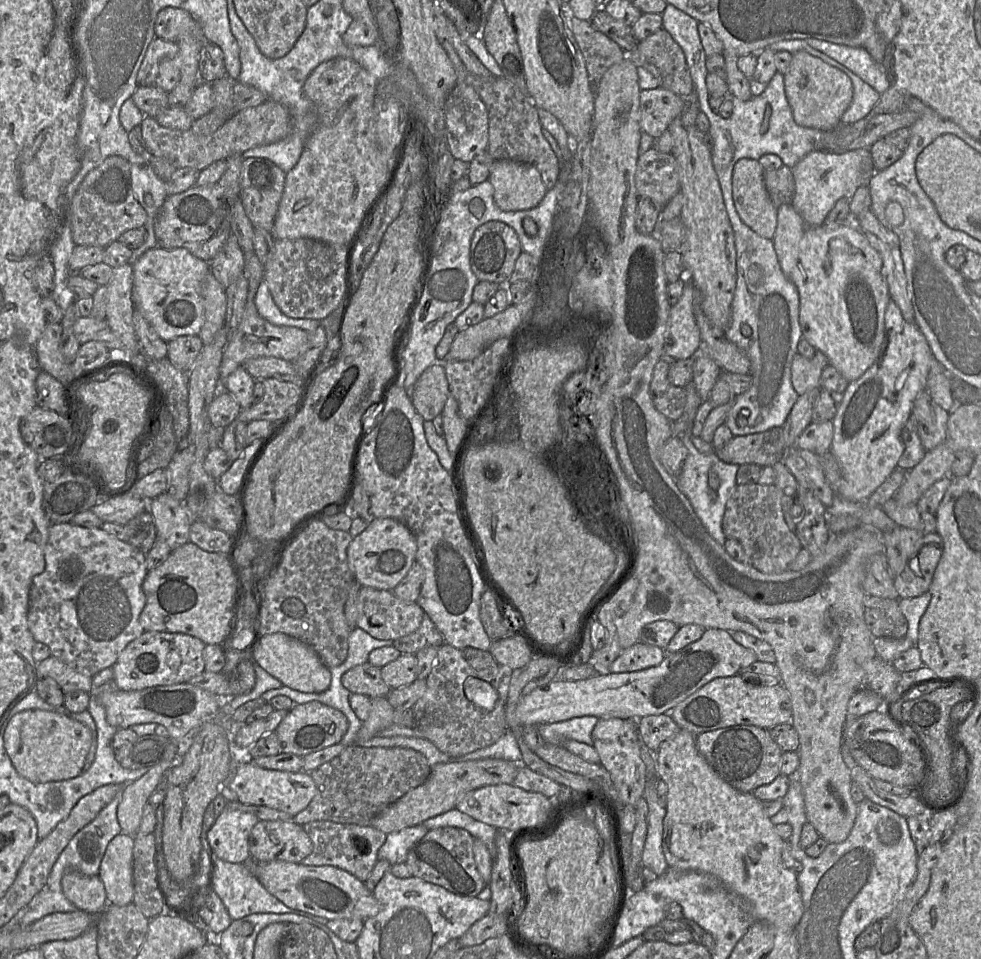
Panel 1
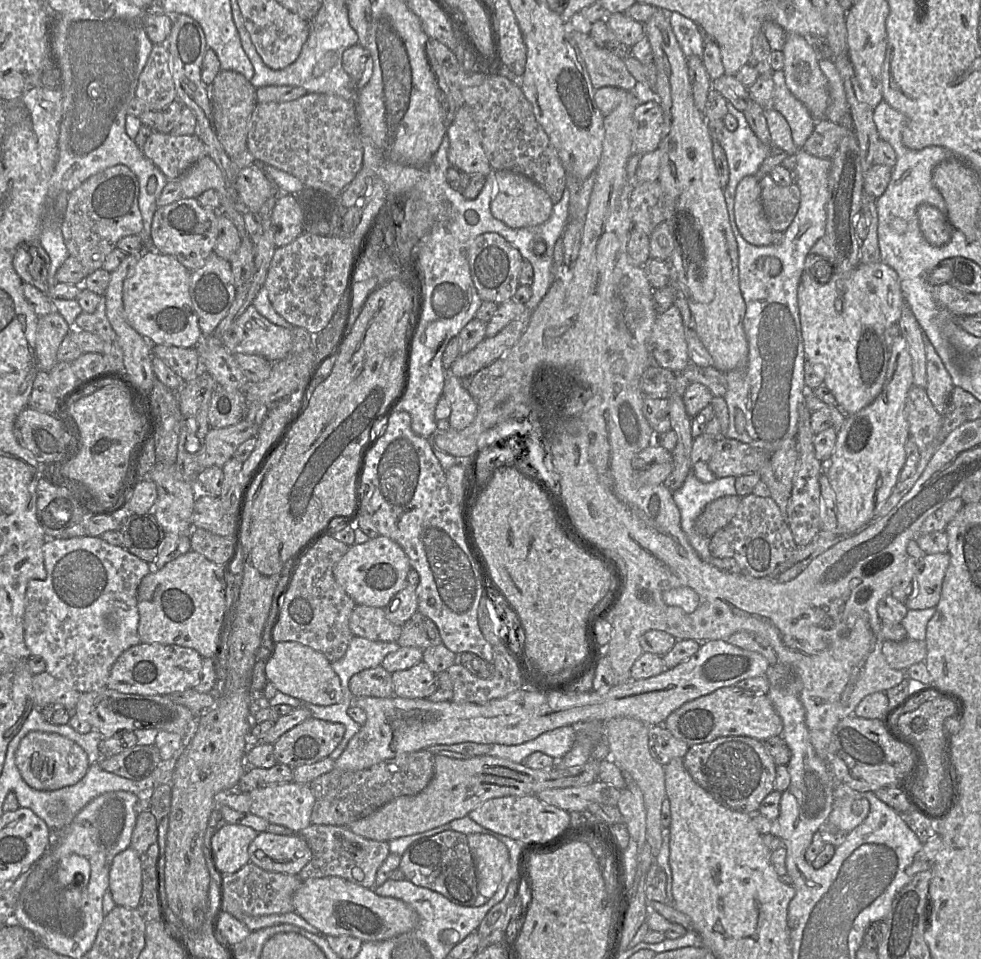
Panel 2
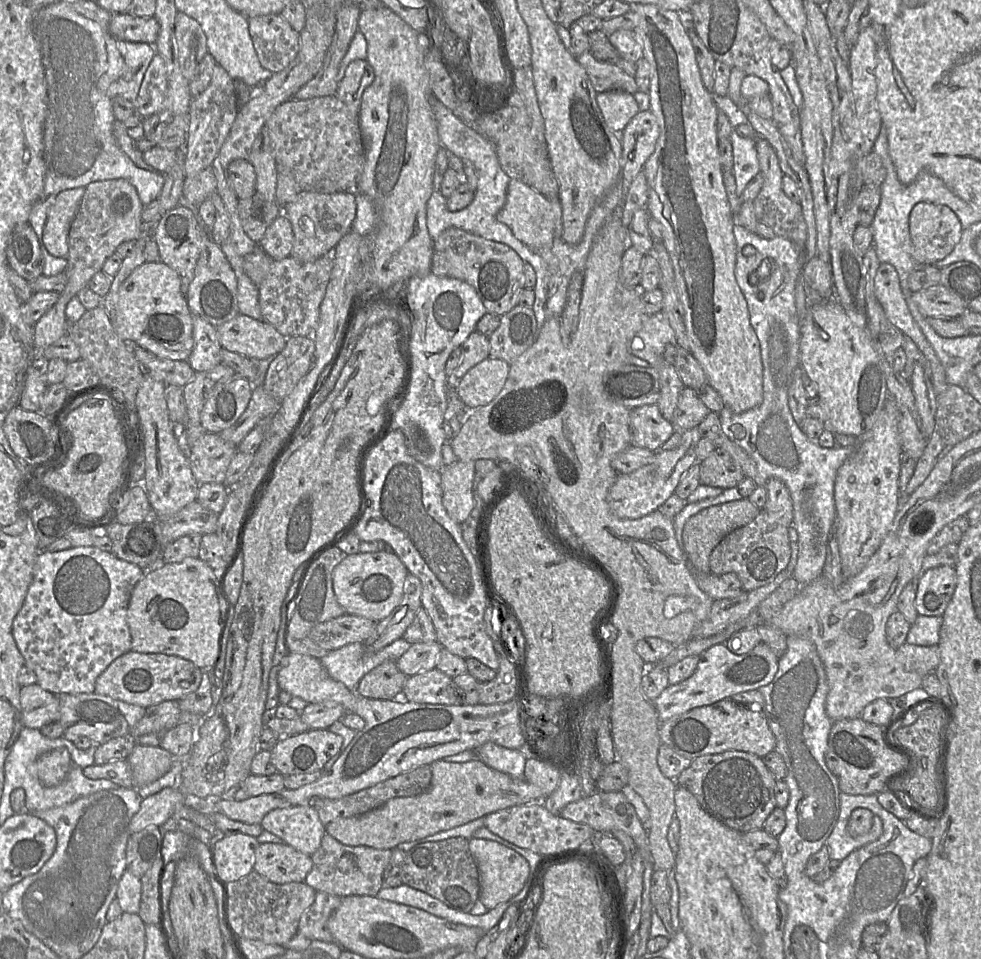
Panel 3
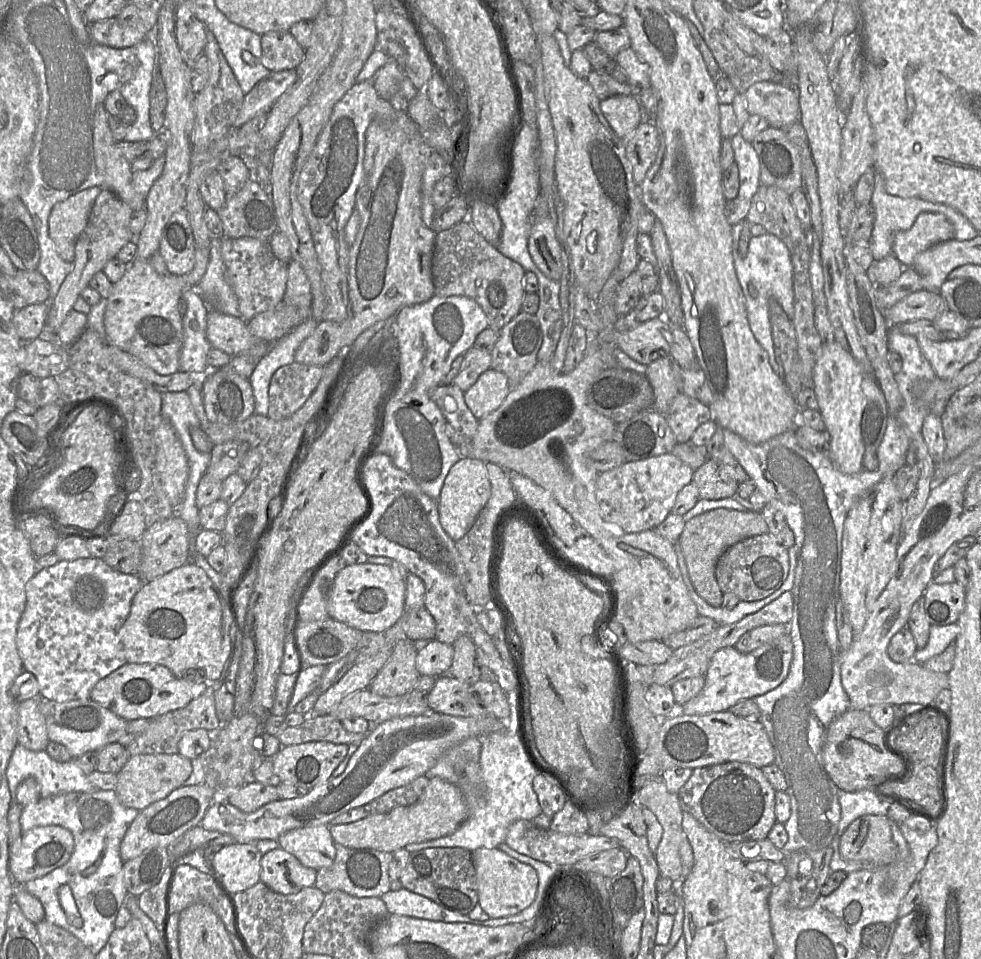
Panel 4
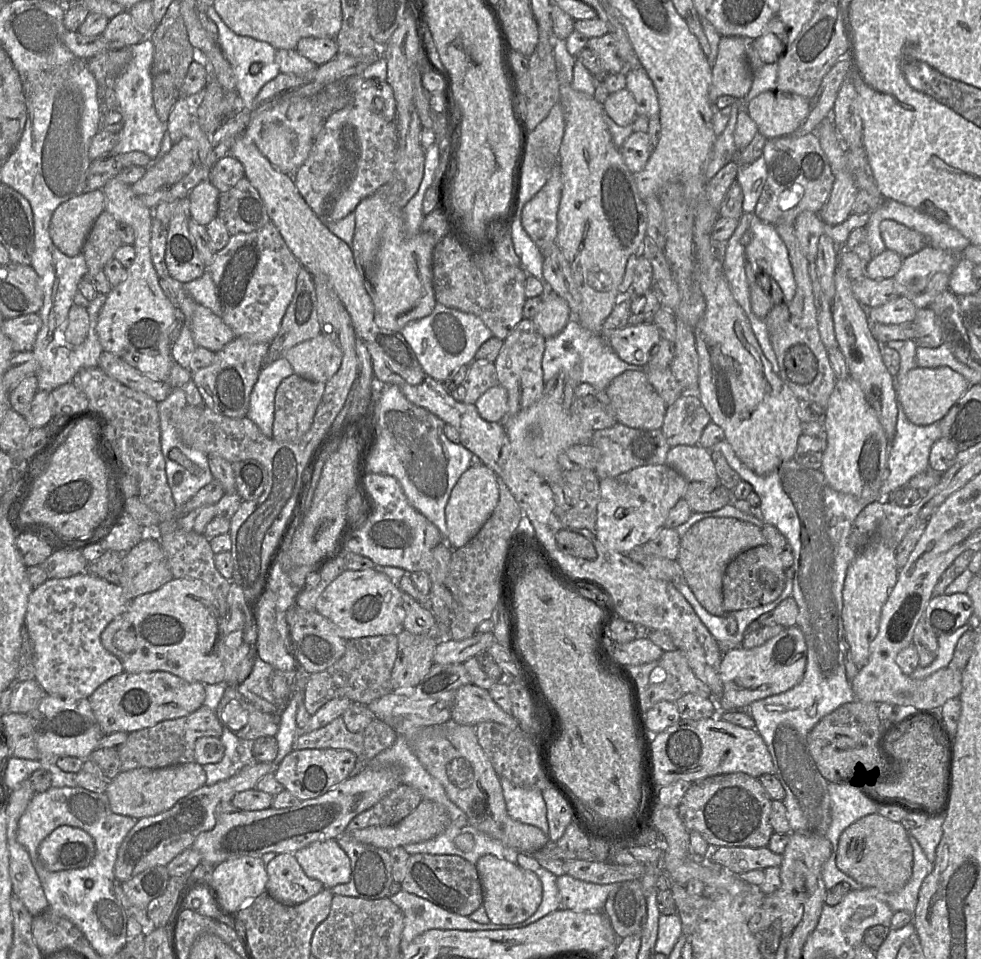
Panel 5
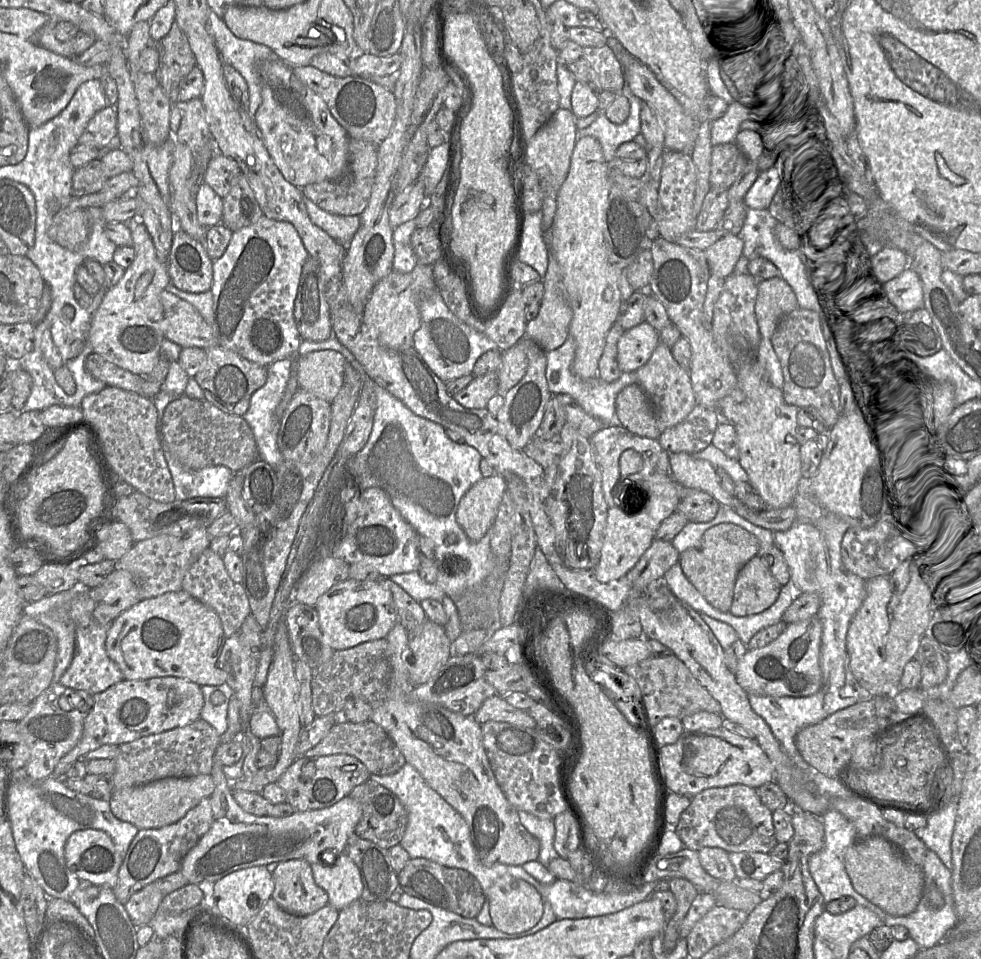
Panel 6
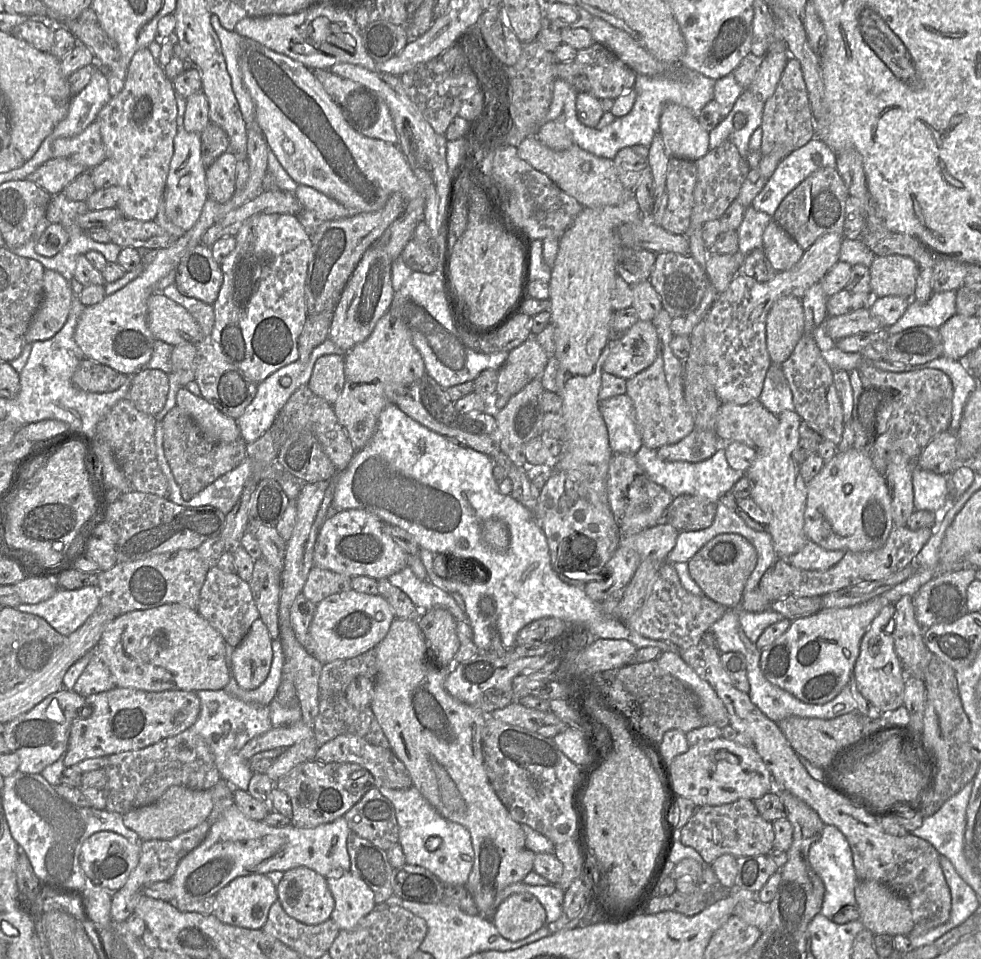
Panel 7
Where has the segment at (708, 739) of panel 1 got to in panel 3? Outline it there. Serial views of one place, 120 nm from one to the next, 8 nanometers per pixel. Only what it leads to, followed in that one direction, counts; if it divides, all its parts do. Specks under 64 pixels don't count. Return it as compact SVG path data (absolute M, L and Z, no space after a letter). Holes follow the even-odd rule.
M729 750L692 760L676 783L688 789L701 807L719 822L741 833L747 833L763 829L765 821L777 807L776 781L762 758L749 752Z

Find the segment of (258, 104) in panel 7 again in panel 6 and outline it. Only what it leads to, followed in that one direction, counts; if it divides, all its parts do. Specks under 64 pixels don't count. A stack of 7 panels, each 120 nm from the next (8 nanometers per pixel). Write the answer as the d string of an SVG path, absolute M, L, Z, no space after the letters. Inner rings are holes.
M281 59L259 61L257 73L260 79L262 103L254 114L255 123L269 155L284 178L296 187L302 188L308 184L342 176L347 168L350 137L333 117L325 101L300 81L292 67Z

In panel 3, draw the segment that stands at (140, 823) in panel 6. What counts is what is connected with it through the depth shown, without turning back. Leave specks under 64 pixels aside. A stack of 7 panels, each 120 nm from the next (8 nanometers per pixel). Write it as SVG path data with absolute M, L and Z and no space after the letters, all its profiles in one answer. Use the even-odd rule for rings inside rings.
M136 744L127 758L133 774L133 788L149 784L171 768L174 756L160 746Z

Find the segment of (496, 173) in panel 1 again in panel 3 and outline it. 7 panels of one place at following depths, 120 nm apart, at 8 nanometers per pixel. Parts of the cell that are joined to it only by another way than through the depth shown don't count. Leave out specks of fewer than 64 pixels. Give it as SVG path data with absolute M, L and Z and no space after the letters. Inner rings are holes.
M510 179L506 202L497 213L499 222L507 225L514 236L531 250L538 252L551 248L554 240L554 211L551 202L541 193L517 180Z

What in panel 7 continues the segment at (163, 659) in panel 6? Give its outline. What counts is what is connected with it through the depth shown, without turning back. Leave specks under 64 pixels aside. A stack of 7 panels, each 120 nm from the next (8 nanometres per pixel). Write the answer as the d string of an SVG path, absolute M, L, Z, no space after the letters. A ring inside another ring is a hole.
M173 603L135 610L116 617L105 629L97 645L97 655L109 668L116 687L148 692L166 690L222 690L231 679L226 663L226 641L197 610Z

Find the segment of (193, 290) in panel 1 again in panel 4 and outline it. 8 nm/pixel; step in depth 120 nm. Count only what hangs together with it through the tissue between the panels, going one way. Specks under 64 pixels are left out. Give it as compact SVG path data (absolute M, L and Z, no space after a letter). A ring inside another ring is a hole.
M196 245L193 269L185 275L166 277L159 275L149 260L134 259L122 278L114 283L106 299L106 342L137 357L160 375L177 372L183 344L181 296L185 290L195 288L207 269L209 259L210 250Z

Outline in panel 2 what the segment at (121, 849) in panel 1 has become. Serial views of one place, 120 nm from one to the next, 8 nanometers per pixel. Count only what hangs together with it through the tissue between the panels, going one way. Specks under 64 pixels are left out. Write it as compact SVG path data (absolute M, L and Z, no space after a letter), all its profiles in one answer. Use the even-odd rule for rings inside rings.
M131 847L114 857L109 872L109 891L116 905L137 909L142 891L141 861Z

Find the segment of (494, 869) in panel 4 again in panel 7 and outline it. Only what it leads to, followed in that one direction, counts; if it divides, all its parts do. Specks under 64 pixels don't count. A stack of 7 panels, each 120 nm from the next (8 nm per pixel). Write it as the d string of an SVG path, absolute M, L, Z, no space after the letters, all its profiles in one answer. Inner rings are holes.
M514 893L496 908L493 924L507 940L519 941L535 933L546 923L546 911L529 893Z

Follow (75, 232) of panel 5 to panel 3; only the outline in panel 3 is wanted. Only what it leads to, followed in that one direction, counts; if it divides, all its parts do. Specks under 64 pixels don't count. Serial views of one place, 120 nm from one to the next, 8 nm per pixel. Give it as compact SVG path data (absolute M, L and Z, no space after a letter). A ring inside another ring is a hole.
M85 187L61 191L48 210L43 240L49 253L55 257L68 256L68 234L84 192Z

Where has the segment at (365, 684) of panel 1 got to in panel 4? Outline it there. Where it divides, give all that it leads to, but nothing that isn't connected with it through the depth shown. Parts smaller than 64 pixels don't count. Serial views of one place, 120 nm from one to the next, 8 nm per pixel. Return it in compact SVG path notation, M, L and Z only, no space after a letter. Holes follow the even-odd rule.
M407 637L400 640L368 689L383 697L400 696L411 690L420 677L415 666L417 652L413 641Z

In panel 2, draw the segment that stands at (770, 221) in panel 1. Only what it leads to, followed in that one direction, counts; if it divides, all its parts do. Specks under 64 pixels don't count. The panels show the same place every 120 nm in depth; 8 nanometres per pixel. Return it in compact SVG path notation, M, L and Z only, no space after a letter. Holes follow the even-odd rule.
M746 176L738 184L735 196L734 216L743 238L755 246L773 243L771 228L762 204L759 179Z

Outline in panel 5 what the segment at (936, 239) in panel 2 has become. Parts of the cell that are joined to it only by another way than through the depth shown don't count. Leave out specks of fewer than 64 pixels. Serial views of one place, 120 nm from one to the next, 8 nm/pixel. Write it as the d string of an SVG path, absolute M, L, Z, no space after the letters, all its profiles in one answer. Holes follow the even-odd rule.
M893 220L881 222L880 234L886 248L902 258L907 258L929 245L921 233Z

